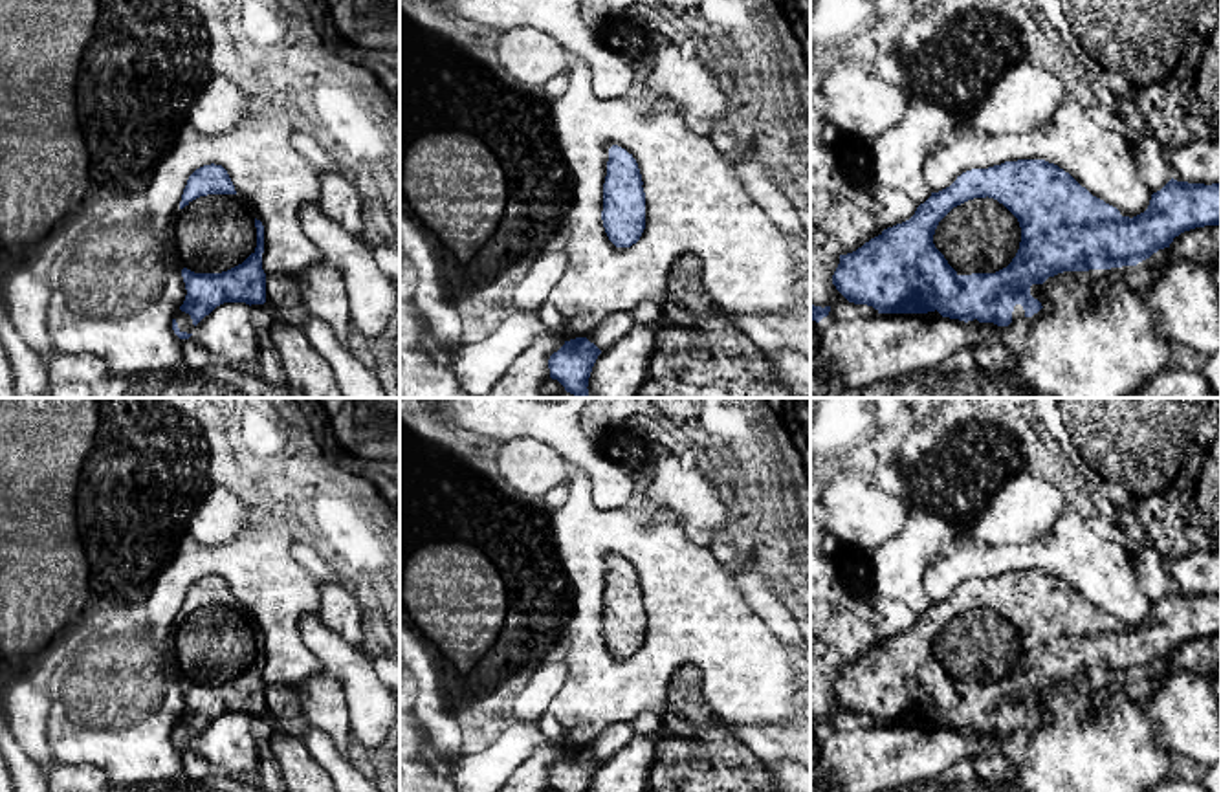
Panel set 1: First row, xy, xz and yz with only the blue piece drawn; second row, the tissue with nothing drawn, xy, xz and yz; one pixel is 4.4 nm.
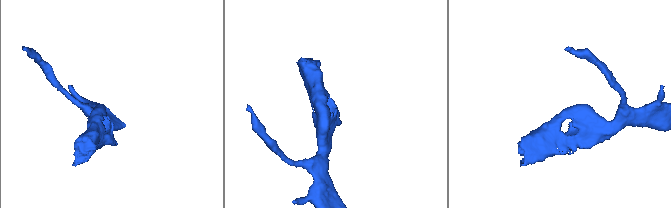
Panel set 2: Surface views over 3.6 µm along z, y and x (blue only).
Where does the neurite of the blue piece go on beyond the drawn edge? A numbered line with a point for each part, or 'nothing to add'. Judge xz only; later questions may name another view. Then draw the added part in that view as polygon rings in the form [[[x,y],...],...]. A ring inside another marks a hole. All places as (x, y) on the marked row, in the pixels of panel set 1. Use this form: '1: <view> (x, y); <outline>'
nothing to add

